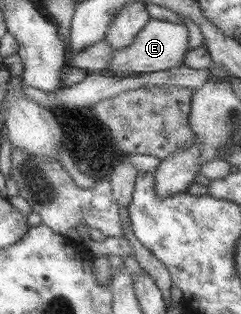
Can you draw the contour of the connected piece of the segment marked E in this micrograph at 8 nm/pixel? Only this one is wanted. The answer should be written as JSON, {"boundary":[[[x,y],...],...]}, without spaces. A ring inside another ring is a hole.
{"boundary":[[[149,18],[143,29],[137,33],[133,41],[125,49],[114,50],[113,57],[108,66],[101,70],[105,70],[112,76],[120,78],[130,76],[131,74],[165,71],[176,68],[181,65],[182,58],[188,51],[187,37],[189,37],[189,33],[183,24]]]}

